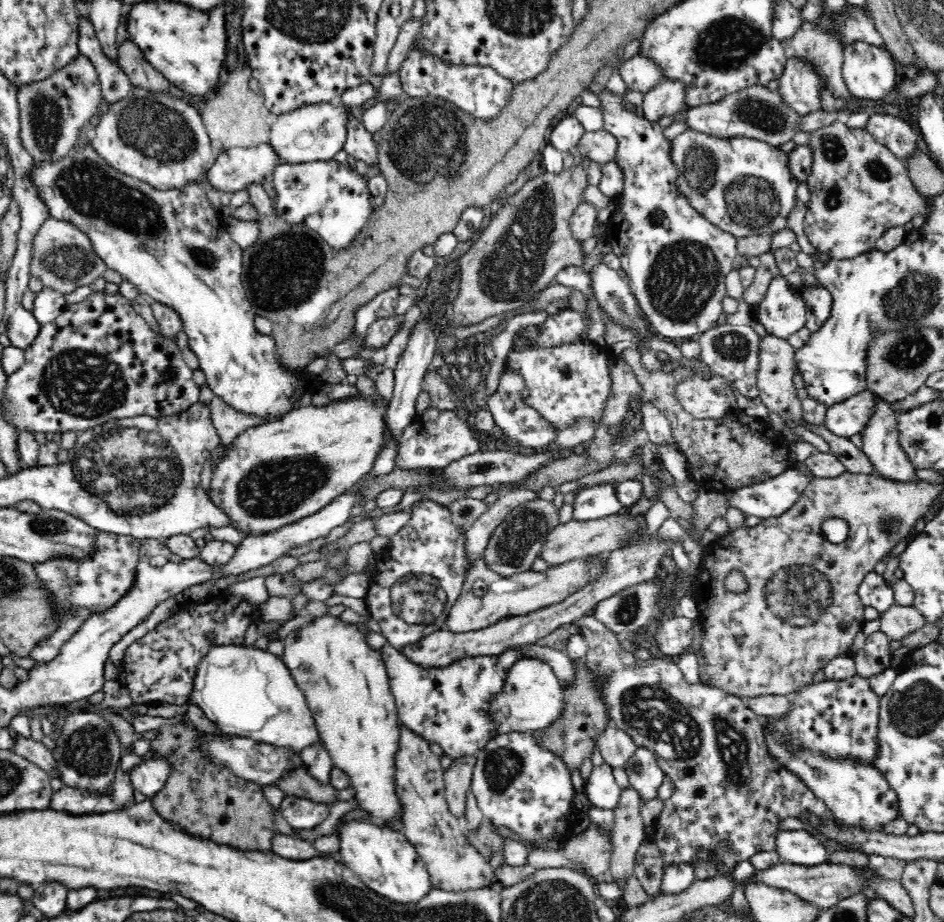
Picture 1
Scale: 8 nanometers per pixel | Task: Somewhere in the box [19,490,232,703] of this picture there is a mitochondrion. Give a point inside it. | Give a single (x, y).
(65, 579)

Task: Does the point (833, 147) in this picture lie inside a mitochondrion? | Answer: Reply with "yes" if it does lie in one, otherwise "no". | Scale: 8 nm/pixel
yes

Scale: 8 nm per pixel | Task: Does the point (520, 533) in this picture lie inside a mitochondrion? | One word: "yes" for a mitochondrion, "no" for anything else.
yes

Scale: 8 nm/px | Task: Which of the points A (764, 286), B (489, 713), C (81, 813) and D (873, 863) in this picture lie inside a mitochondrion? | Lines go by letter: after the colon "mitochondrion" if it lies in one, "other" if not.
A: other
B: other
C: other
D: other

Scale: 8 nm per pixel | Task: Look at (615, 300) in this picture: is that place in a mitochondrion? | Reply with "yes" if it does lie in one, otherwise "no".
yes

